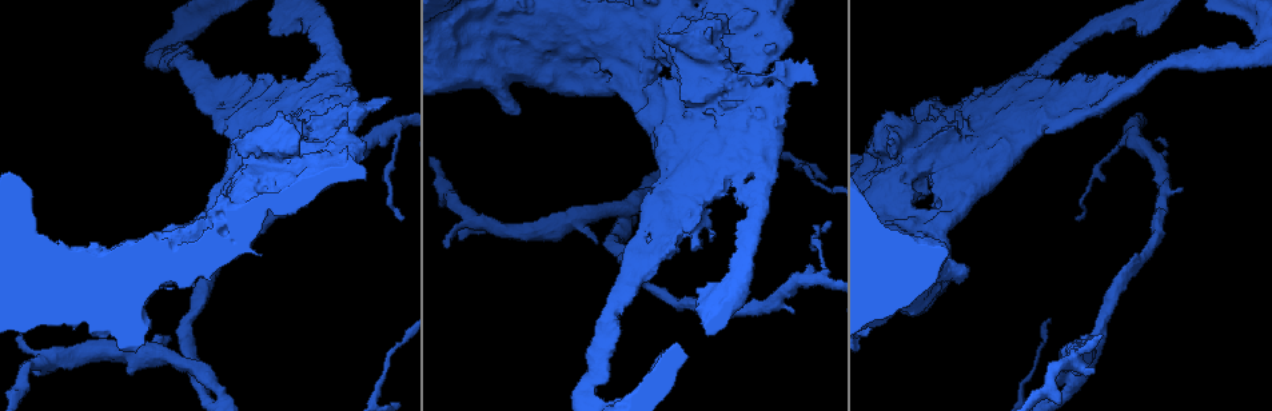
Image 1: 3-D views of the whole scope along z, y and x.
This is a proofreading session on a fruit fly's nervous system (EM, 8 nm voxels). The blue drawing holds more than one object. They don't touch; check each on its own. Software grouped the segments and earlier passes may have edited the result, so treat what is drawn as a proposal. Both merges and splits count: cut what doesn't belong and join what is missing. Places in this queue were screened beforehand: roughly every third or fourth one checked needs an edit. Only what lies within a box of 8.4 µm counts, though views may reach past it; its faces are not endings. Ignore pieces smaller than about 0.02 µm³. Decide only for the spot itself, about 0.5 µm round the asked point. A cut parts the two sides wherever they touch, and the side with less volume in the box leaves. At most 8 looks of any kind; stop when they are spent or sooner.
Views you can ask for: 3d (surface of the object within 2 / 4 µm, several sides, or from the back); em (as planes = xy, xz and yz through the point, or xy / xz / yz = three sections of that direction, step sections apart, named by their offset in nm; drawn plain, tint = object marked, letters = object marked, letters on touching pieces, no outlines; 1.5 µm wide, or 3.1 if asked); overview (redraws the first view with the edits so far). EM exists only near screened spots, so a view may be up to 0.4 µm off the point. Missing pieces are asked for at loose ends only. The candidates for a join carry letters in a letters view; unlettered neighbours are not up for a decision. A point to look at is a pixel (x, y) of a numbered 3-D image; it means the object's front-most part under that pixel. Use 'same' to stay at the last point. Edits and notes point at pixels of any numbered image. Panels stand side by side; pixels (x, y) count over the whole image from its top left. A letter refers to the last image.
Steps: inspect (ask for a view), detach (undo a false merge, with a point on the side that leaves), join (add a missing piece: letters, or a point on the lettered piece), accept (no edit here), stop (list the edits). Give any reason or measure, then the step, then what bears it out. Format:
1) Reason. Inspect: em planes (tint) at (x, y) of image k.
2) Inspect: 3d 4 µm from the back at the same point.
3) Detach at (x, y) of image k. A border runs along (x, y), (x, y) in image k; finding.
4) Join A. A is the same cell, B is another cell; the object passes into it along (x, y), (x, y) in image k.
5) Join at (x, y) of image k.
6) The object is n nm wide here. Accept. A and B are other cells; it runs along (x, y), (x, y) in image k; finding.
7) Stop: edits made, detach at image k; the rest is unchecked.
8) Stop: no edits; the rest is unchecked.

Thick end. Inspect: em xz step 4 (letters) at (811, 81) of image 1.

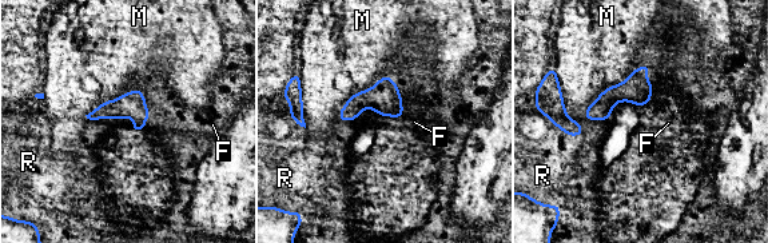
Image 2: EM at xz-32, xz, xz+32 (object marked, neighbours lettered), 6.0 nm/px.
Inspect: em planes (letters) at the same point.

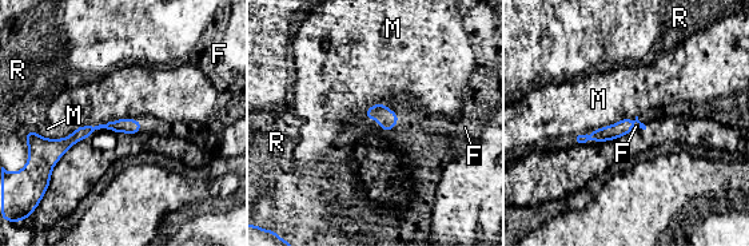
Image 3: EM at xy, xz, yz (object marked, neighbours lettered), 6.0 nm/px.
Accept. F, M and R are other cells; a border runs along (143, 123), (136, 134) in image 3; none of them fits.

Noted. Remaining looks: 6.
Calibre changes. Inspect: em planes (letters) at (377, 139) of image 1.

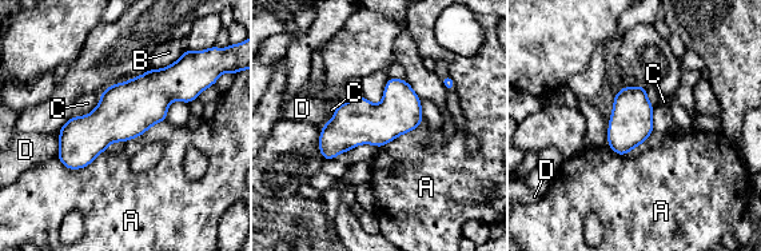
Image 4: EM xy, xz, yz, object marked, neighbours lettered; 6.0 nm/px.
Accept. A, B, C and D are other cells; a border runs along (106, 150), (80, 168), (56, 158) in image 4; one neuron here.

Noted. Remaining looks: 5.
Touches itself. Inspect: em planes (plain) at (593, 240) of image 1.

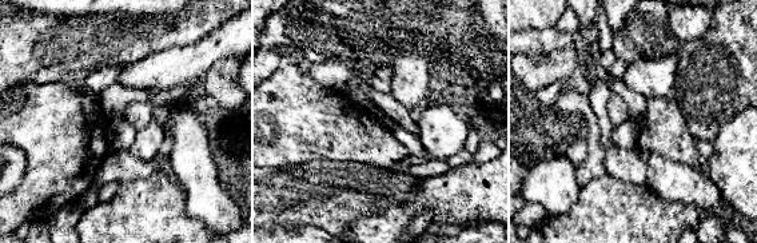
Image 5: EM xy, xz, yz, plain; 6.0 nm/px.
Where the object lies. Inspect: em planes (tint) at the same point.

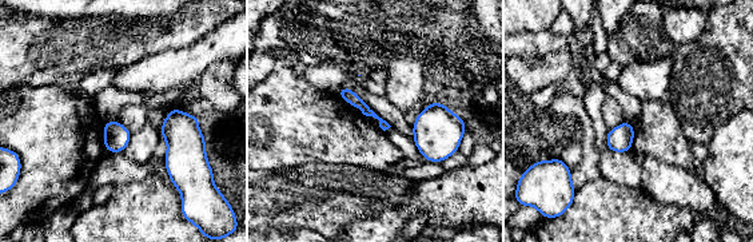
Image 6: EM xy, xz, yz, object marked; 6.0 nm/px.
See the neighbours. Inspect: em planes (letters) at the same point.

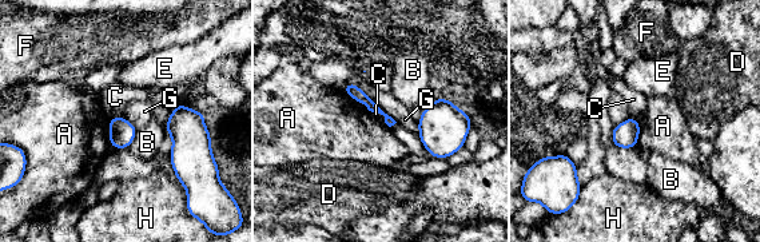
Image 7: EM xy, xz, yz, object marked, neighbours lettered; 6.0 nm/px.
The object is 70 nm wide here. Accept. A, B, C, D, E, F, G and H are other cells; it runs along (349, 86), (390, 122) in image 7; continuous, no second neuron.

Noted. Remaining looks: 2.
Stop: no edits; the rest is unchecked.

